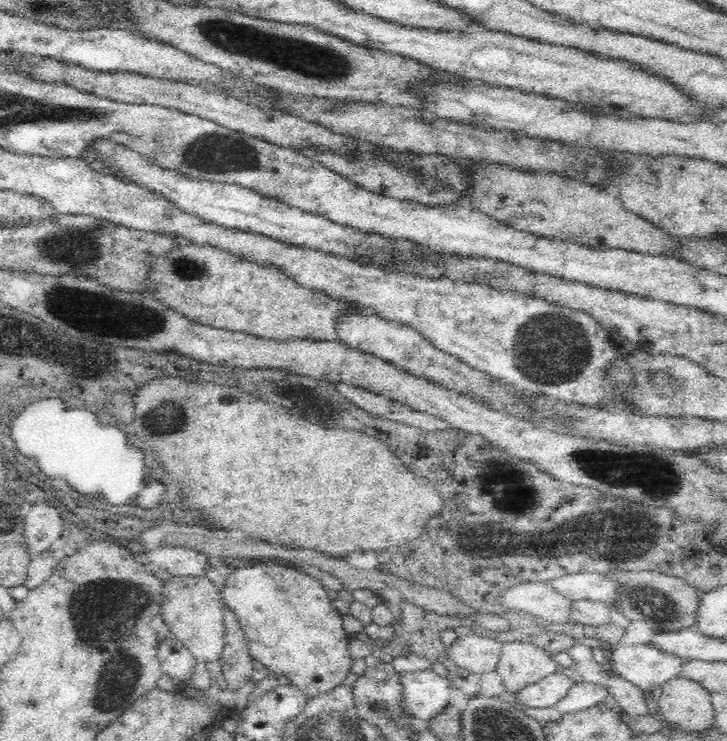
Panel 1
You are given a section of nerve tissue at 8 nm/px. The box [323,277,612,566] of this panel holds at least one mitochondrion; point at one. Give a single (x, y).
(551, 349)

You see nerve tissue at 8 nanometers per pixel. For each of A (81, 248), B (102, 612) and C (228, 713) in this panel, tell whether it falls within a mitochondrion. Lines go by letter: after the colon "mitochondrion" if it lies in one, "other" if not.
A: mitochondrion
B: mitochondrion
C: other

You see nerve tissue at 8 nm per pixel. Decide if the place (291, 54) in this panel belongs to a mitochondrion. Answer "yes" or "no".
yes

